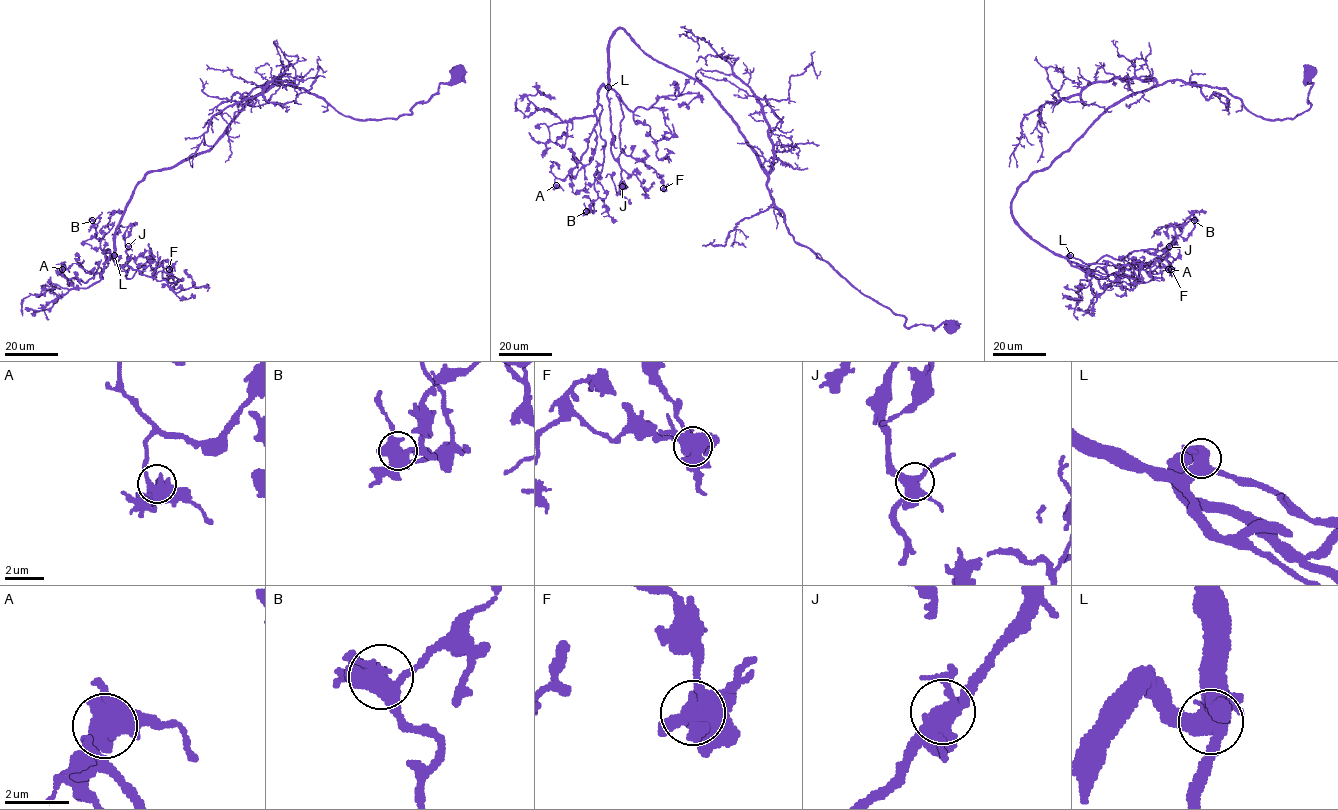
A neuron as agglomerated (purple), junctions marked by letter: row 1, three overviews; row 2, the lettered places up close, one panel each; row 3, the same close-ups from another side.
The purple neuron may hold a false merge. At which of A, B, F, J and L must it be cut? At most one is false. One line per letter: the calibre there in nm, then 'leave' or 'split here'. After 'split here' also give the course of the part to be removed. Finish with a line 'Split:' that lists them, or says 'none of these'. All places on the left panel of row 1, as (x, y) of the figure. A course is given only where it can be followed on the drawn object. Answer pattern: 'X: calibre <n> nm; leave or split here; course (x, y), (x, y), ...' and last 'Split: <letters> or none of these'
A: calibre 500 nm; leave
B: calibre 500 nm; leave
F: calibre 550 nm; leave
J: calibre 480 nm; leave
L: calibre 550 nm; leave
Split: none of these

